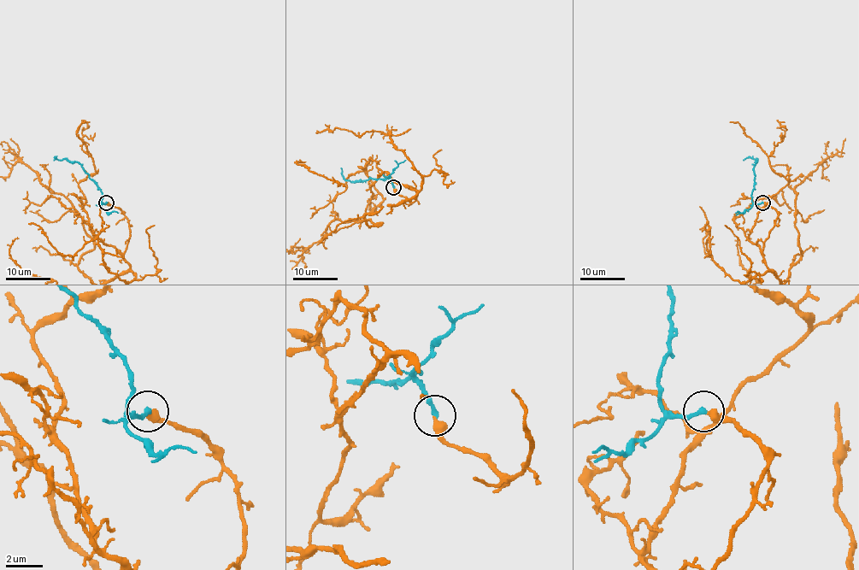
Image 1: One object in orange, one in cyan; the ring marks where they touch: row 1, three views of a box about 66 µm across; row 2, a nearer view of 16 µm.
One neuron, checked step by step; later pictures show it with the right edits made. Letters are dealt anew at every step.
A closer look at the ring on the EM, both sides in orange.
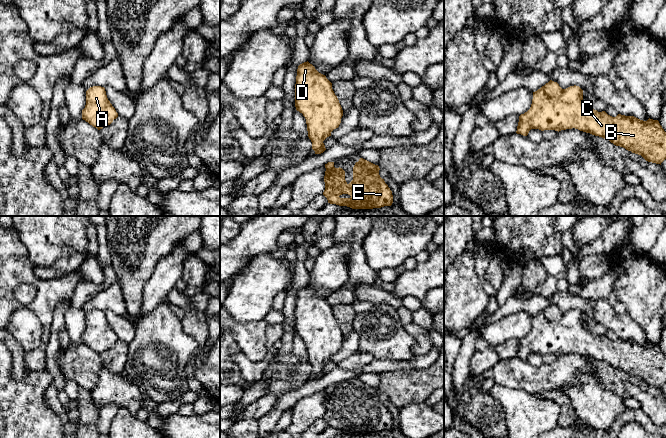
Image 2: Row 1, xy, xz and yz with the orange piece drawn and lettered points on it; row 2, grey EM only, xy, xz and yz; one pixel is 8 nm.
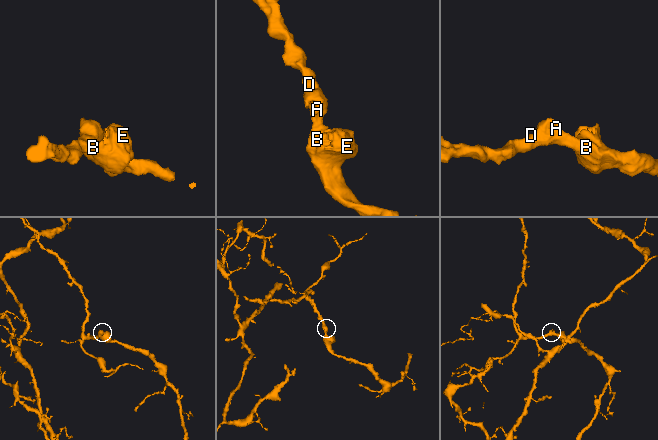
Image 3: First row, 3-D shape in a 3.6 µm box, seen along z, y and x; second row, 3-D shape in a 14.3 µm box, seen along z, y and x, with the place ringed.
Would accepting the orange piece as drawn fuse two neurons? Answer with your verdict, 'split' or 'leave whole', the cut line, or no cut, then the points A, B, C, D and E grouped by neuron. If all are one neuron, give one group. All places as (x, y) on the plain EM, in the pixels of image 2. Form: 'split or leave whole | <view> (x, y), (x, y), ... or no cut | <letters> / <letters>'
leave whole | no cut | A B C D E

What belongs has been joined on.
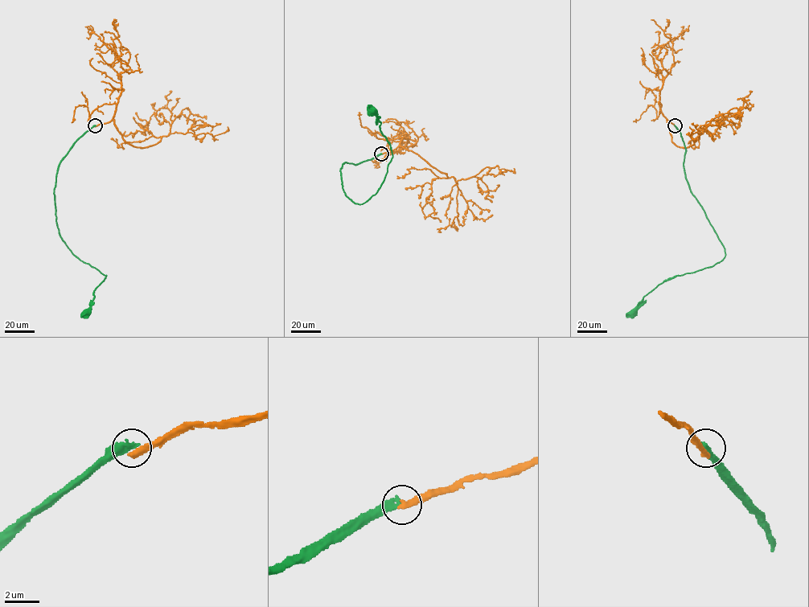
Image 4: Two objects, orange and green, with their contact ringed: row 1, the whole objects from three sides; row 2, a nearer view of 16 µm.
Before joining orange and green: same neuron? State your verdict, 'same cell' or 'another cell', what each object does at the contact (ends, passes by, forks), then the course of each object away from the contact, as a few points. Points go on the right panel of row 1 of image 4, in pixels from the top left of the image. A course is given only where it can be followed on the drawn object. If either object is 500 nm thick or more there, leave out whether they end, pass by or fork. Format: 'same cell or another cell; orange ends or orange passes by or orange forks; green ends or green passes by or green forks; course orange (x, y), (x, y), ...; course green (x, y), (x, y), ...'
another cell; orange ends; green ends; course orange (675, 126), (667, 120), (671, 141), (687, 147), (702, 129), (712, 135), (720, 124), (737, 128), (723, 118); course green (675, 125), (684, 145), (686, 179), (724, 247), (725, 256), (712, 265), (665, 280), (642, 297), (634, 313)

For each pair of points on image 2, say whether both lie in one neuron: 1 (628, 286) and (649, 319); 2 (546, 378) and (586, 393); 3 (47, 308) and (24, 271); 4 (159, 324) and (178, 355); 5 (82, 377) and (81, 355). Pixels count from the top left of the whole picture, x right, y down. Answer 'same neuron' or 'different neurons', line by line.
1: same neuron
2: different neurons
3: same neuron
4: same neuron
5: same neuron

